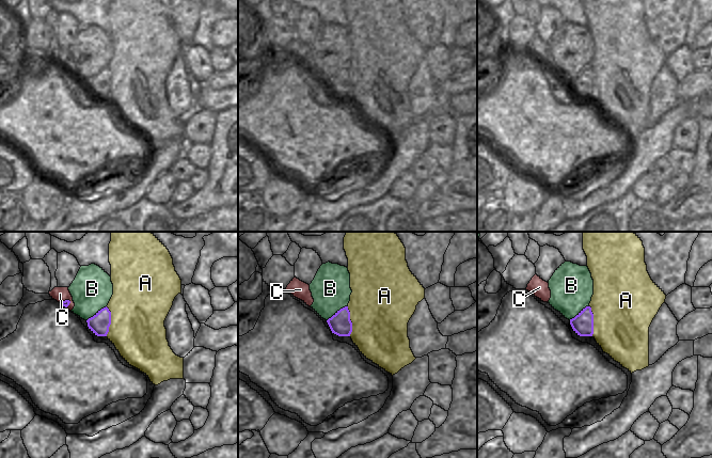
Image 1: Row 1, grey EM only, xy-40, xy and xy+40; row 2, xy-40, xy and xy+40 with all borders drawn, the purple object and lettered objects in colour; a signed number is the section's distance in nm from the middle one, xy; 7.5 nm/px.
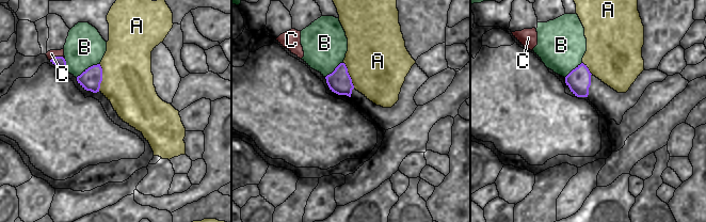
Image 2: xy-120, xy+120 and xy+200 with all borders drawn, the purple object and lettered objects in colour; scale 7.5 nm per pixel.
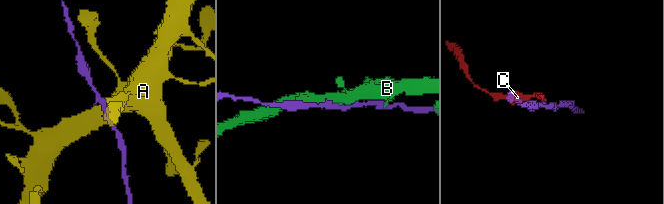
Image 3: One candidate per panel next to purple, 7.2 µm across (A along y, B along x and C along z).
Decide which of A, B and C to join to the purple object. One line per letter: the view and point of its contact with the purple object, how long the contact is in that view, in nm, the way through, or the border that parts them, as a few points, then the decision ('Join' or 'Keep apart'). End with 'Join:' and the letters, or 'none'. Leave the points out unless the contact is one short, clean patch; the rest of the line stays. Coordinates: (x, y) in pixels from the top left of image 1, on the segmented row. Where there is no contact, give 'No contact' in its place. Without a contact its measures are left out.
A: Touches purple at xy-40 (110, 321). Shared border 240 nm. Keep apart
B: Touches purple at xy (337, 311). Shared border 200 nm. Keep apart
C: Touches purple at xy-40 (65, 300). Shared border 80 nm. Boundary: xy-40 (70, 301), (64, 300), (61, 303). Keep apart
Join: none.

